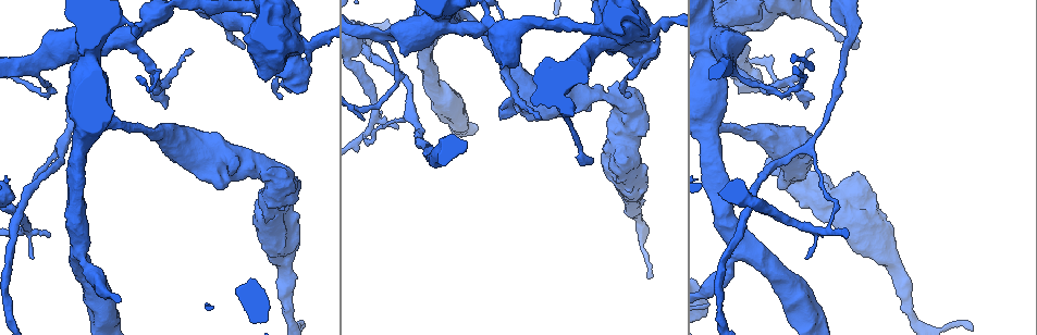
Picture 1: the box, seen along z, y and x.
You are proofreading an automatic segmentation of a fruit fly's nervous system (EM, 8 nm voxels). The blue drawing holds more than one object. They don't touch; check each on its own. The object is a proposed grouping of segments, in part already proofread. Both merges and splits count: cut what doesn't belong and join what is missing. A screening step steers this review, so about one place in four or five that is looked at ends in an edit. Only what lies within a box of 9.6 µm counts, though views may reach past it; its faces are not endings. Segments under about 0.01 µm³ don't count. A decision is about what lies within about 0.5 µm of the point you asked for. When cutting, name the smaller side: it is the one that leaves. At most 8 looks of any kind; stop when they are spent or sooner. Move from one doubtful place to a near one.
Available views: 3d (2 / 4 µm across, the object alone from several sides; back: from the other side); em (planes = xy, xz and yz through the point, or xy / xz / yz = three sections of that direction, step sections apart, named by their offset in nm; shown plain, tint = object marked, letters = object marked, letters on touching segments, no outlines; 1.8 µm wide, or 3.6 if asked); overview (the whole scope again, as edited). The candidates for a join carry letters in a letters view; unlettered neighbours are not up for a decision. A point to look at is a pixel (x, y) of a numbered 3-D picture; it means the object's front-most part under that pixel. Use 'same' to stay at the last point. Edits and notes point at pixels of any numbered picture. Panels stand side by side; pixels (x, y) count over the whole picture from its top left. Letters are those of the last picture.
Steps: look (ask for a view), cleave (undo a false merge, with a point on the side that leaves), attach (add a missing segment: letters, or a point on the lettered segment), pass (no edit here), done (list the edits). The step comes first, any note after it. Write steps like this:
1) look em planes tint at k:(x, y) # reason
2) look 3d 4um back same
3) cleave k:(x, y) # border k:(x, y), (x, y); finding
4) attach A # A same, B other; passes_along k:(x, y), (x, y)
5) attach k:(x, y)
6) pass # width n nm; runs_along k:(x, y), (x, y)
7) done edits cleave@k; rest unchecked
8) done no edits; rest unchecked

look em planes letters at 1:(754, 63) # closes a loop

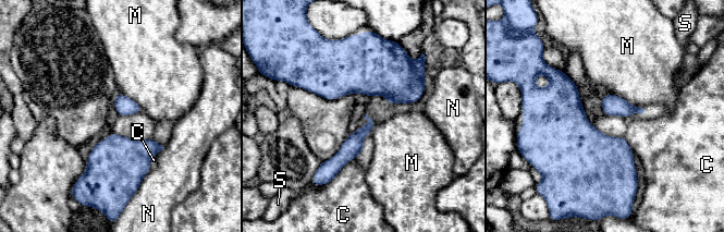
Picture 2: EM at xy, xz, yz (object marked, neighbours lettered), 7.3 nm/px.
cleave 2:(418, 65) # longest_contact C 360 nm; C other, M other, N other, S other; border 2:(412, 61), (414, 74), (424, 81); a second neuron is stuck on

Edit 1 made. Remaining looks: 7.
look overview

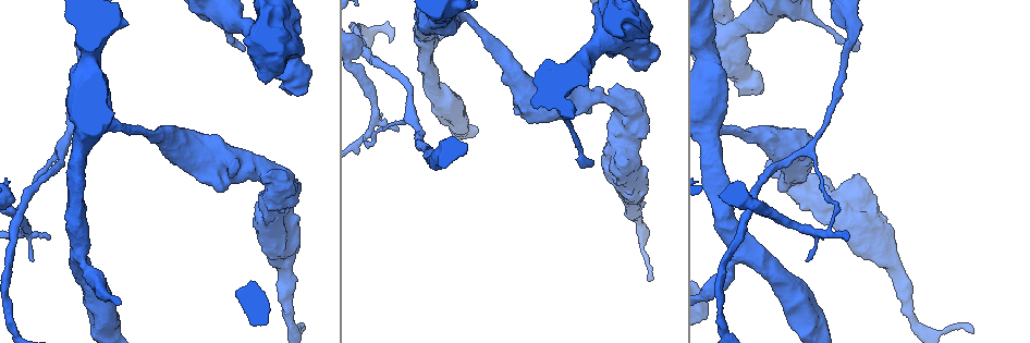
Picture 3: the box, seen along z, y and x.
look em yz step 8 tint at 3:(259, 176) # sudden change in width

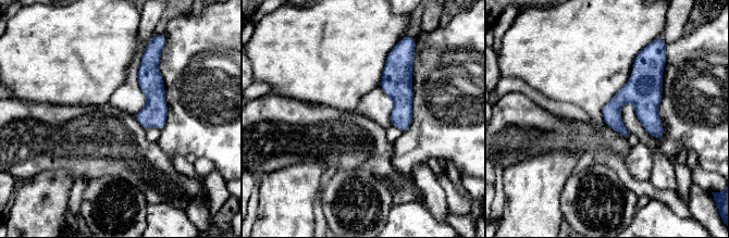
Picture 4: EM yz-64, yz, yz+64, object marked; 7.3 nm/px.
look em planes letters same # another direction

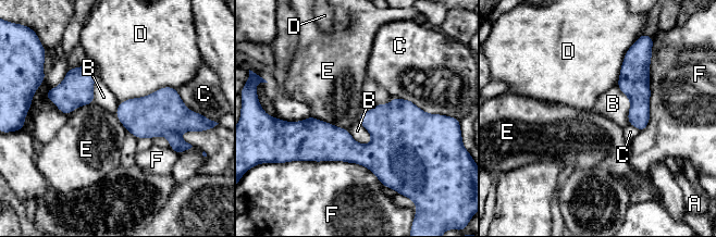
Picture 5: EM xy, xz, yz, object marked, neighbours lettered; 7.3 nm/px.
pass # longest_contact F 650 nm; A other, B other, C other, D other, E other, F other; border 5:(310, 115), (344, 127), (347, 131); one neuron here

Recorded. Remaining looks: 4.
look 3d 4um at 3:(397, 127) # an open end

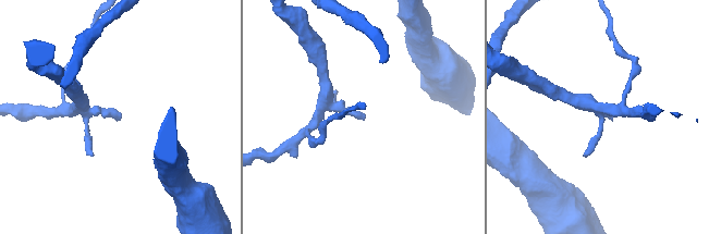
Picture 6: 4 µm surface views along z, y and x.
look em xy step 8 letters at 6:(119, 115)

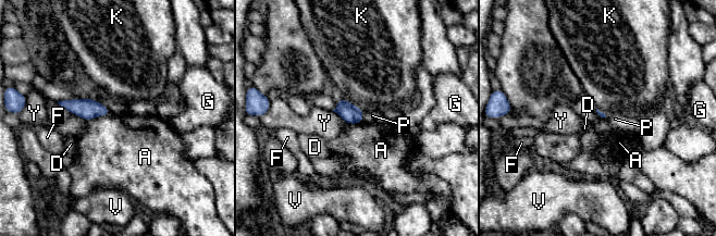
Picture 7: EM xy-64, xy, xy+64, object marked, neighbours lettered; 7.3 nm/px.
look em planes letters same # another direction

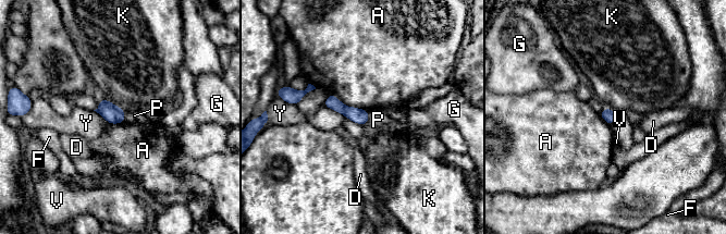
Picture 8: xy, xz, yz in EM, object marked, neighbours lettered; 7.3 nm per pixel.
pass # A other, D other, F other, G other, K other, P other, V other, Y other; runs_along 8:(327, 103), (334, 103), (365, 122); none of them fits

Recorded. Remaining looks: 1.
done edits cleave@2; rest unchecked

